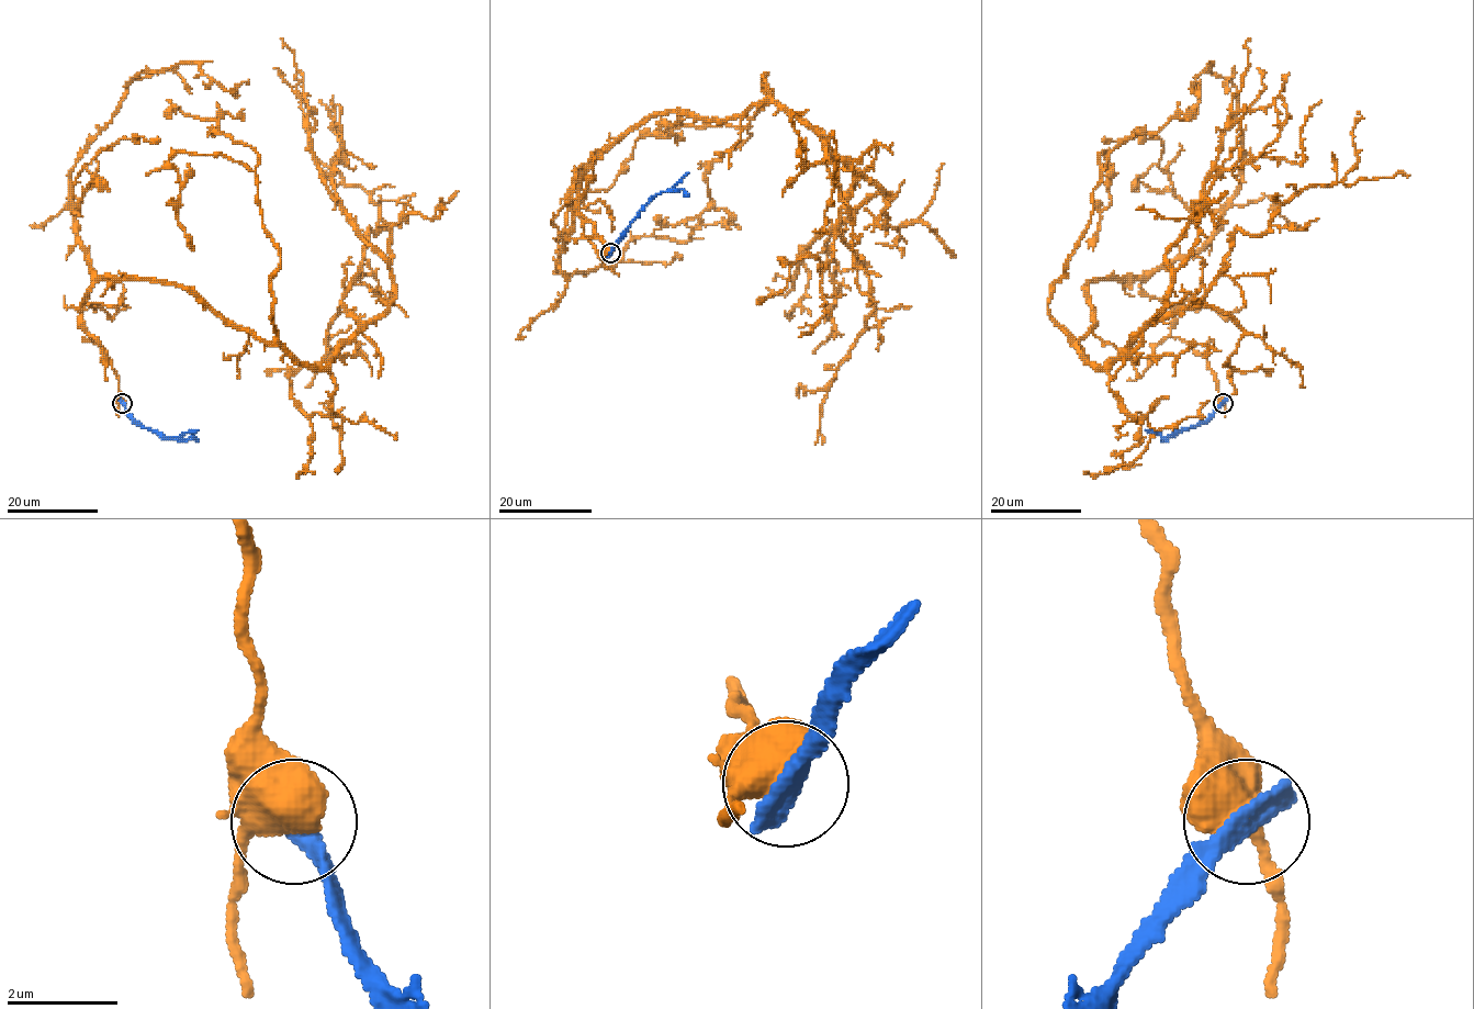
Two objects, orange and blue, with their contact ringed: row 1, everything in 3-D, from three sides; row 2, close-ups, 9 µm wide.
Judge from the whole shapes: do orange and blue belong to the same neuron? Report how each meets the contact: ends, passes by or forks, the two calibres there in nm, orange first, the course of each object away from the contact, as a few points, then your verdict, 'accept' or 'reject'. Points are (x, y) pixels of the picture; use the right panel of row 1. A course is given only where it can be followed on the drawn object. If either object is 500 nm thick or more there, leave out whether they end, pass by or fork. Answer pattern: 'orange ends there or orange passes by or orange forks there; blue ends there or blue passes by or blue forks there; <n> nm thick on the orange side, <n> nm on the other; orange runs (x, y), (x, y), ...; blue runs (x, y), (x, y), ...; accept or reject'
500 nm thick on the orange side, 420 nm on the other; orange runs (1223, 402), (1139, 279), (1086, 289), (1076, 349), (1105, 366), (1202, 301), (1237, 230), (1343, 178), (1357, 113); blue runs (1223, 402), (1206, 421), (1170, 436), (1162, 437), (1145, 429); reject

